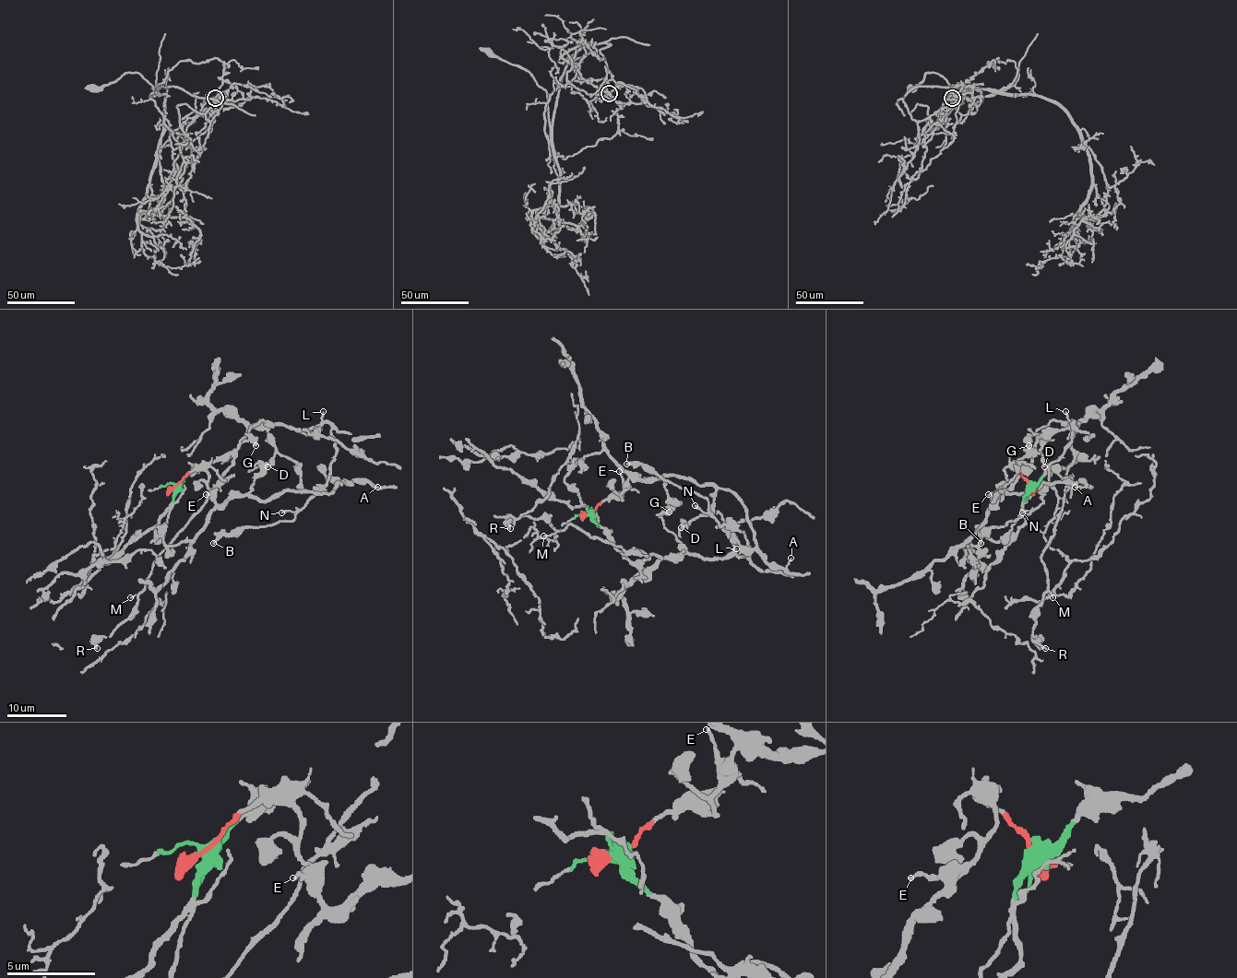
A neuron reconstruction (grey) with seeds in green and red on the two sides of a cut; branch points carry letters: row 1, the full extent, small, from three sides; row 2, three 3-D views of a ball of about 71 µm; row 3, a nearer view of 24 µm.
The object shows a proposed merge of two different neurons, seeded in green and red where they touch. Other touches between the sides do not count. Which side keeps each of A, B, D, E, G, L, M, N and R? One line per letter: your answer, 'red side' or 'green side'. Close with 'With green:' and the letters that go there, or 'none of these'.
A: red side
B: green side
D: red side
E: red side
G: green side
L: green side
M: green side
N: green side
R: green side
With green: B, G, L, M, N, R

